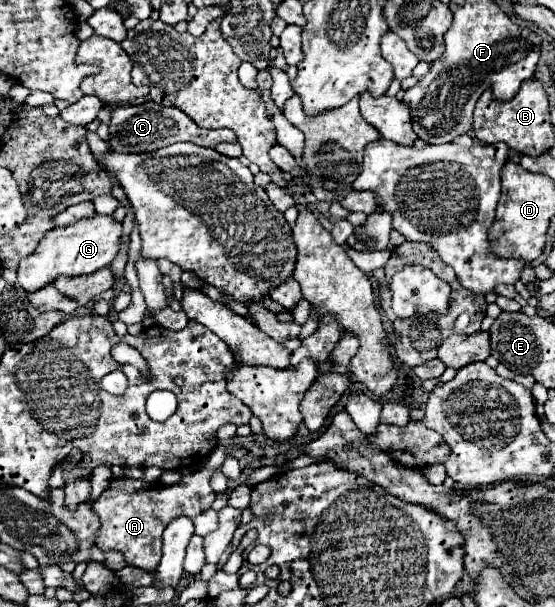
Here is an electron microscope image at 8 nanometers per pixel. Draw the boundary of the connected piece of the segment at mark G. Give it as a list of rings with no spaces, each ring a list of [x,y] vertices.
[[[96,214],[96,218],[84,218],[80,222],[68,226],[54,226],[36,246],[36,250],[24,258],[18,266],[18,284],[26,292],[40,290],[52,284],[58,276],[82,276],[92,274],[116,258],[120,250],[120,234],[122,224],[116,222],[112,216]]]

